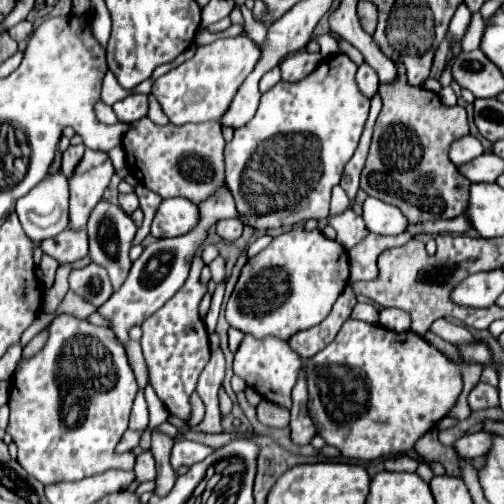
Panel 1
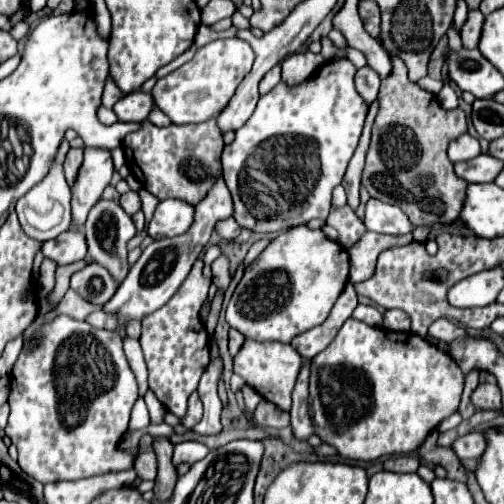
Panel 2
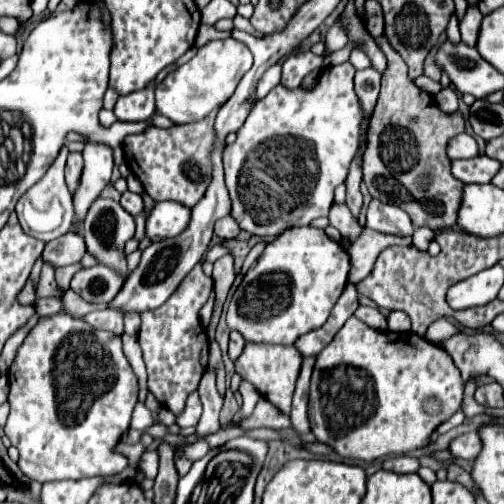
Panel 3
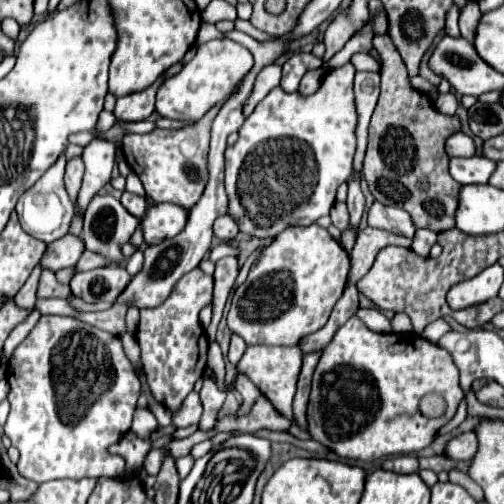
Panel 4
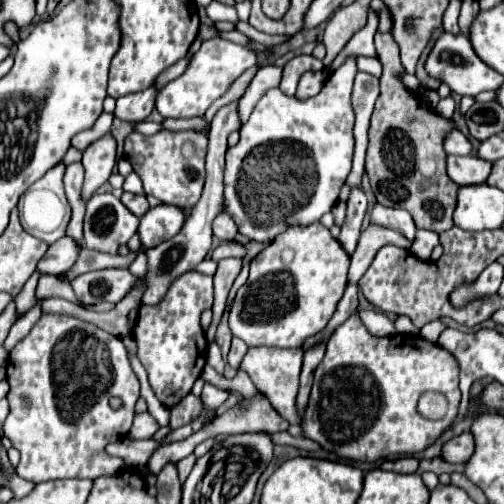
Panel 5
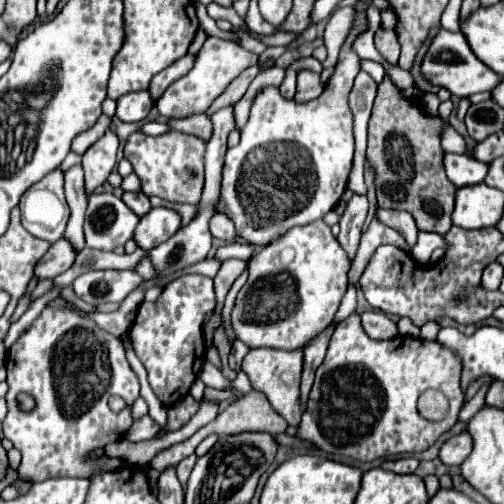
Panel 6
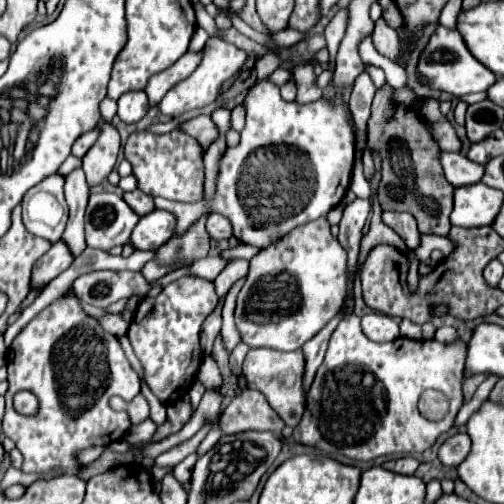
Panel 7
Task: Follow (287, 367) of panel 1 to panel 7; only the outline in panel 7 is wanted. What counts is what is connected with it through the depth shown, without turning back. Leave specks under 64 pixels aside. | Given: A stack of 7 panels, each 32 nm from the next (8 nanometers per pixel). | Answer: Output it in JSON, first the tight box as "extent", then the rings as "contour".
{"extent":[242,348,304,426],"contour":[[[254,348],[246,354],[242,372],[248,380],[248,386],[254,390],[260,390],[268,404],[278,412],[280,418],[284,418],[286,426],[296,426],[304,414],[304,396],[302,396],[302,374],[304,374],[304,356],[302,350],[282,352],[282,350],[270,350],[270,348]]]}

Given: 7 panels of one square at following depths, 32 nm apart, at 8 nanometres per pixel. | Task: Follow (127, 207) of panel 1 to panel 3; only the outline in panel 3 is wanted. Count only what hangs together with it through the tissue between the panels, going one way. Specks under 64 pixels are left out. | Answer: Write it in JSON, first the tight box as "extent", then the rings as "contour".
{"extent":[120,192,144,216],"contour":[[[124,192],[122,198],[120,198],[120,204],[122,204],[122,208],[124,208],[128,214],[132,214],[132,216],[136,216],[138,212],[144,210],[142,196],[140,196],[140,194],[134,194],[134,192]]]}

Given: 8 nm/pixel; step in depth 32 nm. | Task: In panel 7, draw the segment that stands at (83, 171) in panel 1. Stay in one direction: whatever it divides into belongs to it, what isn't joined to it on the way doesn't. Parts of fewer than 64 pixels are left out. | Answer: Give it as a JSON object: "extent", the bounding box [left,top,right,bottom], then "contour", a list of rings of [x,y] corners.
{"extent":[82,122,120,188],"contour":[[[106,122],[102,126],[100,138],[82,158],[82,168],[86,172],[86,180],[88,180],[90,188],[98,186],[114,170],[114,164],[118,158],[118,148],[120,148],[118,130],[110,122]]]}

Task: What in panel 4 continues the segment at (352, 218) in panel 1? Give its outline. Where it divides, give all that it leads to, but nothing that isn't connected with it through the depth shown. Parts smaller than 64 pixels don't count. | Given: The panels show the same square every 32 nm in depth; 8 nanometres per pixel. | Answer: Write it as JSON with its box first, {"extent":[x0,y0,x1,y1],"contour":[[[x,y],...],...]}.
{"extent":[330,202,350,232],"contour":[[[336,202],[332,206],[332,212],[330,212],[330,218],[332,218],[332,224],[340,230],[340,232],[346,232],[350,228],[350,214],[348,214],[348,208],[344,202]]]}

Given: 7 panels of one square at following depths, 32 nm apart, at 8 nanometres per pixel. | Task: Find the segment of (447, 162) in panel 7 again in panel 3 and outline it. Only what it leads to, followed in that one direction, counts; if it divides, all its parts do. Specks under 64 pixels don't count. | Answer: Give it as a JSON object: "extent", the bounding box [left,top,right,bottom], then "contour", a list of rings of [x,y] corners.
{"extent":[452,154,500,184],"contour":[[[480,154],[470,160],[454,160],[452,162],[452,174],[458,180],[462,180],[464,184],[490,182],[498,170],[500,170],[500,162],[486,154]]]}

